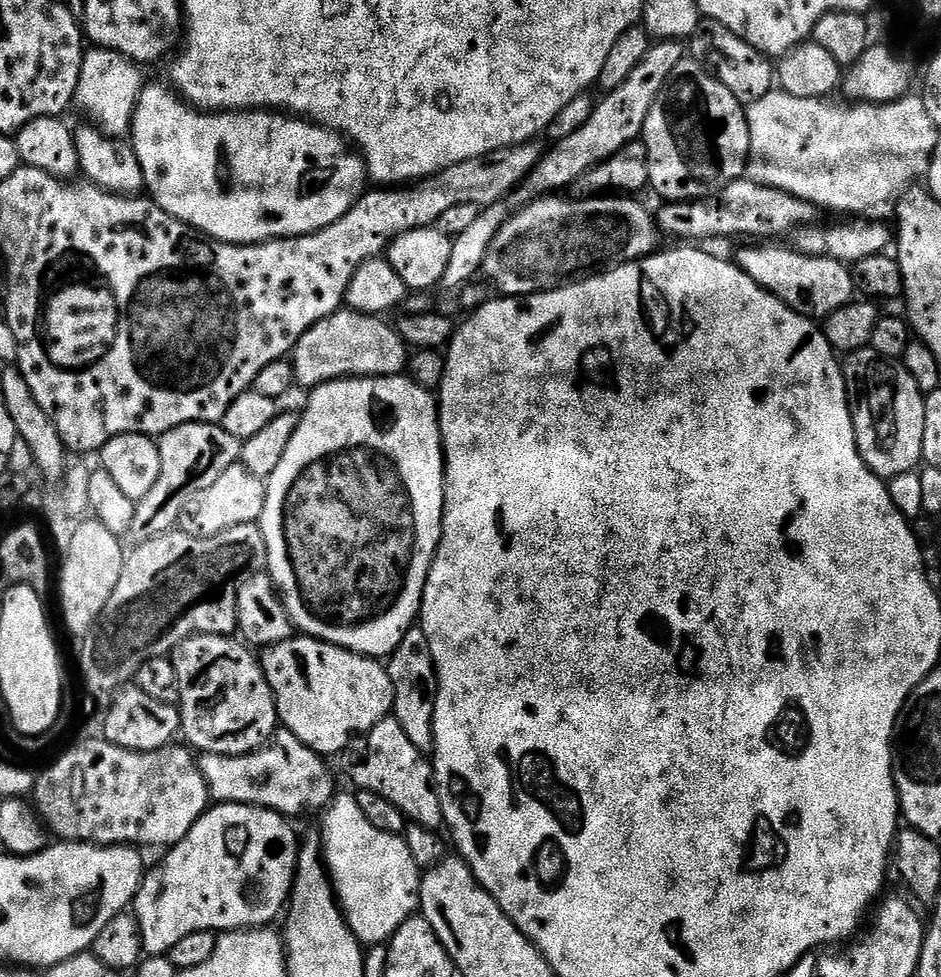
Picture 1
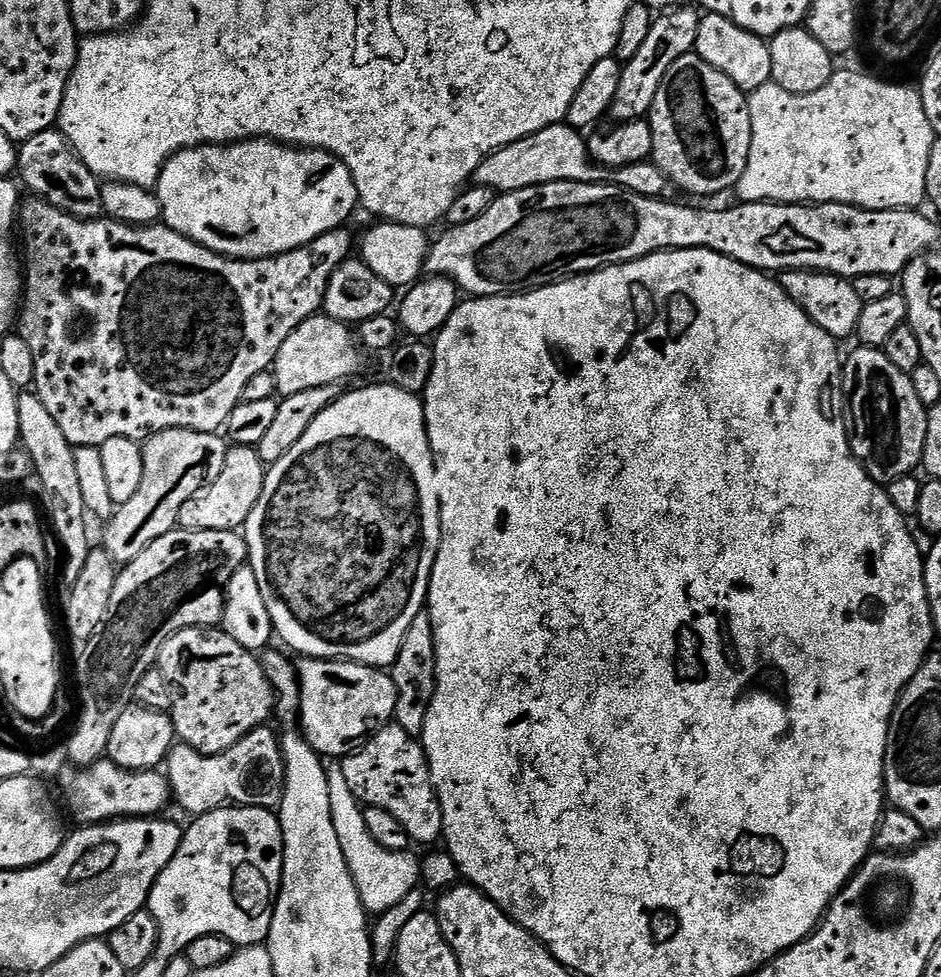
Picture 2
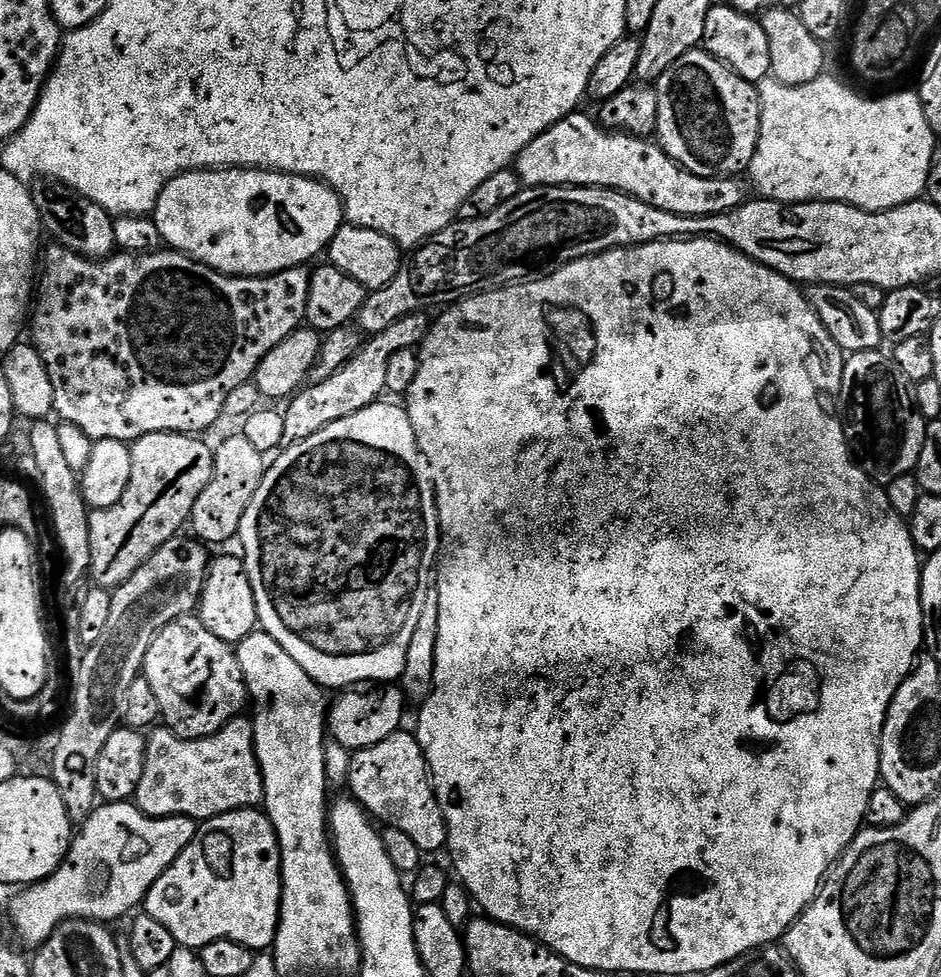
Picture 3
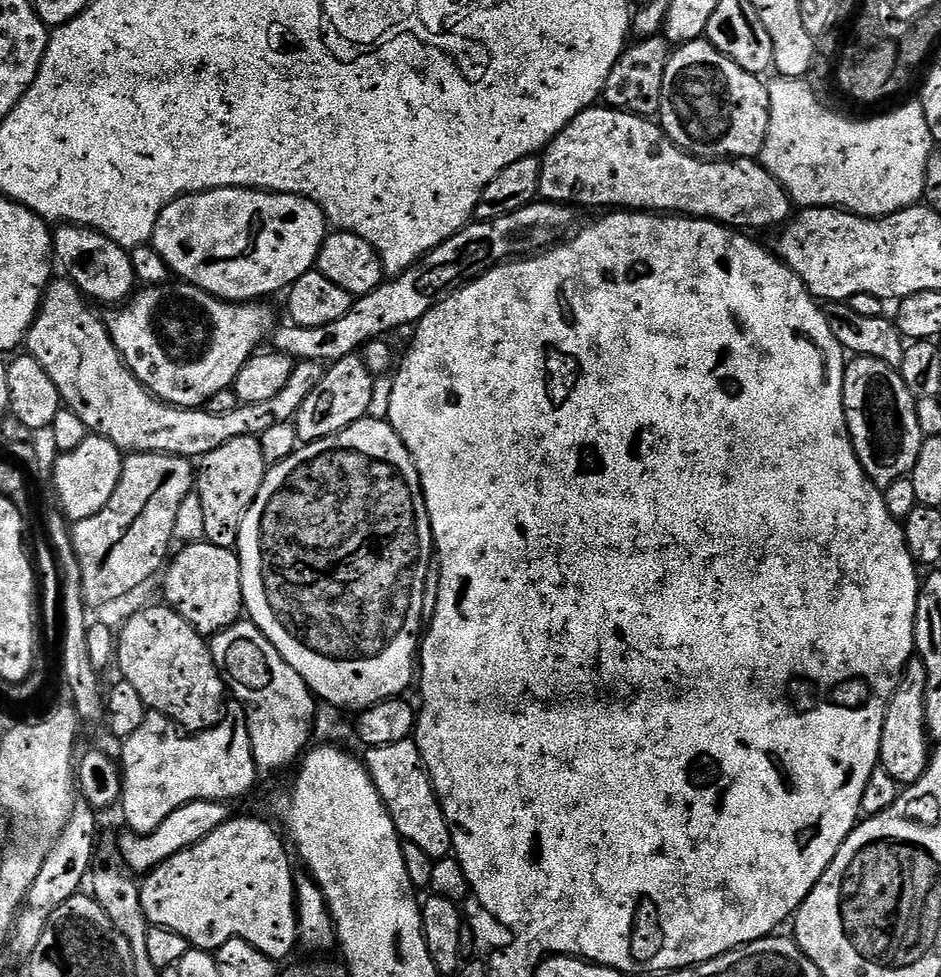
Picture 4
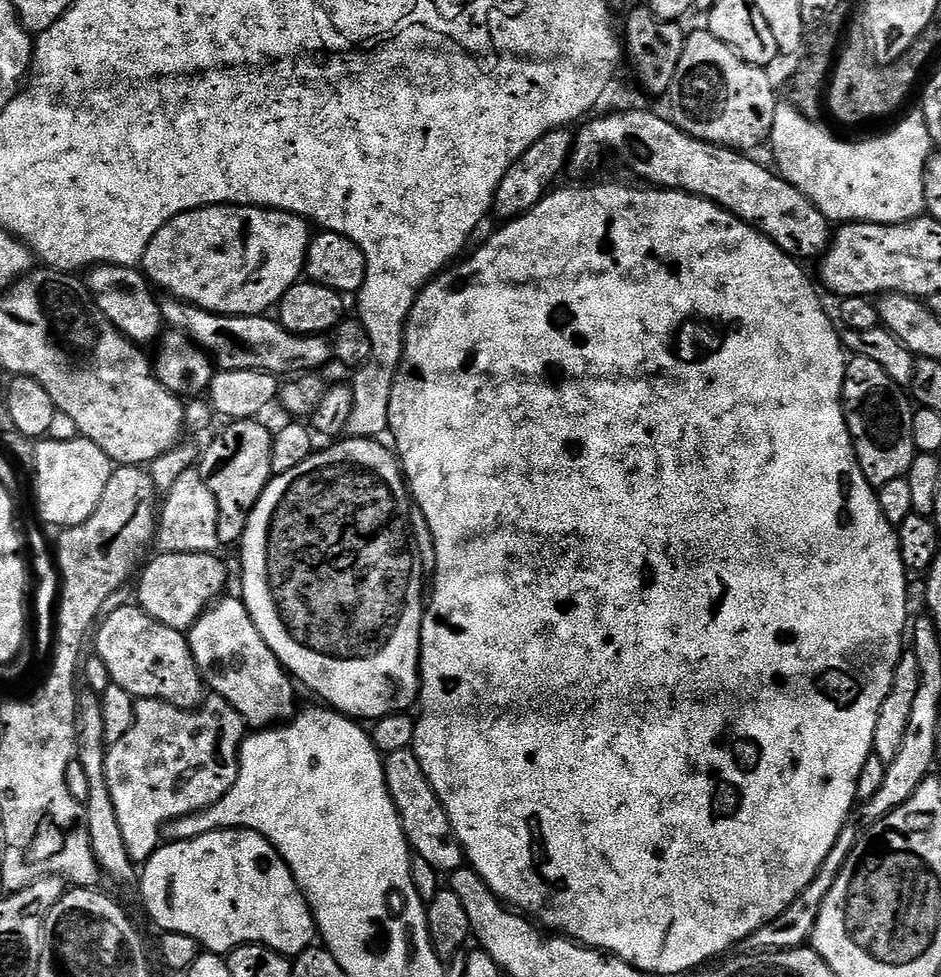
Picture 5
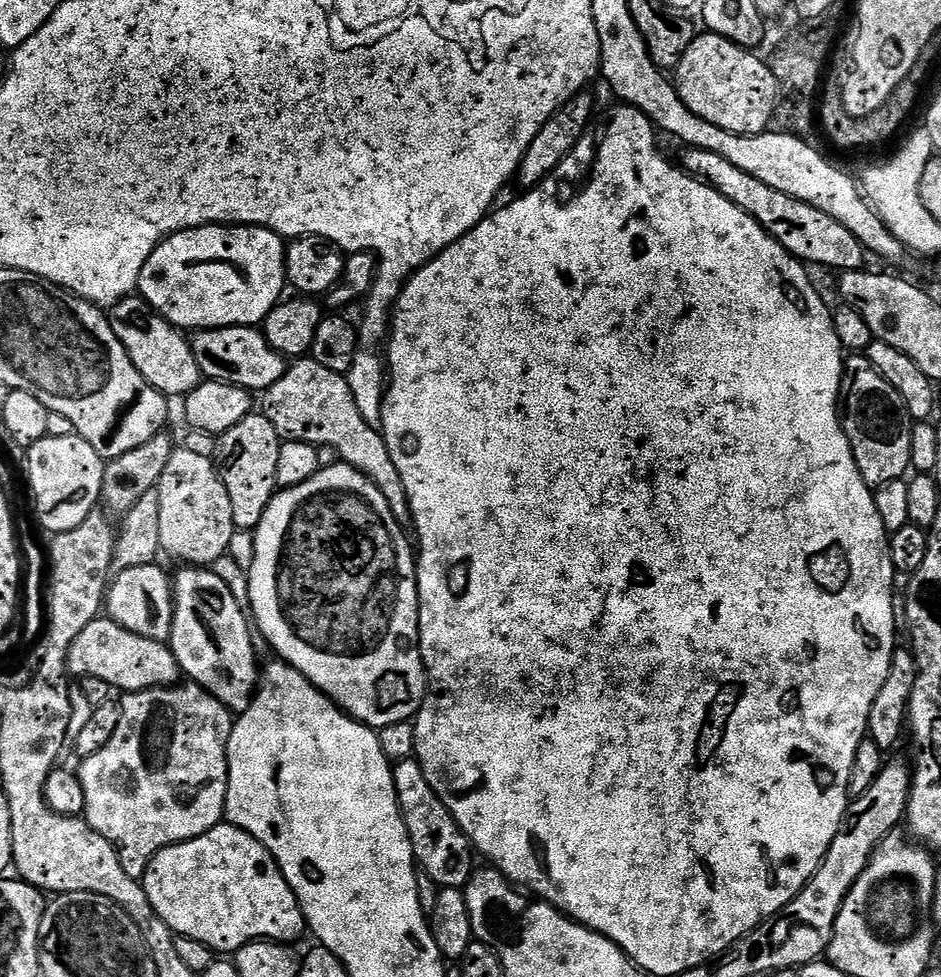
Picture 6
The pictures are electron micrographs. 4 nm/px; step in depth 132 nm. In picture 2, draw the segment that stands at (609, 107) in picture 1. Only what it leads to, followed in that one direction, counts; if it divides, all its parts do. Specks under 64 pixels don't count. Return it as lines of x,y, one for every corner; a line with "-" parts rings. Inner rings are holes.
685,6
668,10
653,19
650,34
646,34
646,42
642,42
638,54
634,54
634,58
623,65
622,82
618,82
618,94
610,113
613,121
638,120
651,113
654,98
662,86
662,78
666,78
666,70
670,70
670,66
678,62
678,58
689,55
696,47
701,13
693,8

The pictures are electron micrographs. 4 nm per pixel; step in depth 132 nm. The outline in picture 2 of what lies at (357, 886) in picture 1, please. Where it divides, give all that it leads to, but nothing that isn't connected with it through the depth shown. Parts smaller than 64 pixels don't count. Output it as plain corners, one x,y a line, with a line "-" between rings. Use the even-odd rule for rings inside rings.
339,766
328,768
328,785
330,786
330,814
334,818
334,830
338,833
338,842
342,842
342,854
346,854
346,862
350,866
350,874
360,891
360,900
365,912
379,914
390,910
410,890
421,883
420,860
412,857
411,851
395,852
386,850
386,846
378,846
370,830
366,830
366,818
356,795
346,783
346,774
342,774

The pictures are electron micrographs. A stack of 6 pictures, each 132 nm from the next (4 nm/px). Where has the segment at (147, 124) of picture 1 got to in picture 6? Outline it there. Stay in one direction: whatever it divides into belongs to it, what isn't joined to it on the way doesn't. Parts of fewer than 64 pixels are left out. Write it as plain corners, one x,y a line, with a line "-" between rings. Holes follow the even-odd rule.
254,224
187,228
166,237
146,258
138,292
158,315
181,330
260,326
285,295
285,251
285,237

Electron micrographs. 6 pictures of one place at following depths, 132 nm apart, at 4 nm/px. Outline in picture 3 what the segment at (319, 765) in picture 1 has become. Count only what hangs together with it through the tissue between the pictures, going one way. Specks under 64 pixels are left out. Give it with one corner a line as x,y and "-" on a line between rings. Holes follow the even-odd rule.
244,714
237,716
222,730
201,740
184,740
166,726
151,729
146,736
148,745
142,782
138,782
134,797
136,807
147,816
189,816
197,822
213,820
215,816
236,812
239,808
259,809
264,803
264,779
256,757
252,720
246,717

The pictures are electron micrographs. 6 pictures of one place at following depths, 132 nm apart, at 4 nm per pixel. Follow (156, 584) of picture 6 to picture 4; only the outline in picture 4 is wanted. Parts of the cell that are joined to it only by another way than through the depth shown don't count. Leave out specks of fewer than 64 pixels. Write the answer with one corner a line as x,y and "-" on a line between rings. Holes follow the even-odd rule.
207,542
185,543
180,549
177,556
175,553
171,557
163,573
163,603
186,618
186,622
190,622
190,626
205,638
214,637
222,630
241,623
245,611
239,555
231,548

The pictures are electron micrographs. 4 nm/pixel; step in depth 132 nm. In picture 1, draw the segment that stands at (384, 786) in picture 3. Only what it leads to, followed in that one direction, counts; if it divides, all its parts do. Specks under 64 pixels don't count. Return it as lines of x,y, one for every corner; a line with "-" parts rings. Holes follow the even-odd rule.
395,715
378,722
378,726
371,728
355,748
356,752
345,751
342,759
349,778
357,784
355,787
359,791
382,794
382,798
386,798
386,802
394,802
411,823
433,830
444,824
442,802
434,783
433,761
420,752
410,738
406,738
406,730
402,730

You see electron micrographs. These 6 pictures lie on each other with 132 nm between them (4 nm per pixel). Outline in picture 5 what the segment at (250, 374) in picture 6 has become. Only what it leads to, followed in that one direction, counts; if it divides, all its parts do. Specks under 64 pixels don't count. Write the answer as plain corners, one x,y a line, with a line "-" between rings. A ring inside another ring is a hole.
176,296
159,297
160,313
171,331
189,336
203,352
212,357
217,369
258,370
270,372
277,378
288,378
293,374
316,374
329,363
333,363
332,341
327,335
299,336
288,332
279,319
267,320
267,315
221,316
219,312
208,312
196,304
187,304

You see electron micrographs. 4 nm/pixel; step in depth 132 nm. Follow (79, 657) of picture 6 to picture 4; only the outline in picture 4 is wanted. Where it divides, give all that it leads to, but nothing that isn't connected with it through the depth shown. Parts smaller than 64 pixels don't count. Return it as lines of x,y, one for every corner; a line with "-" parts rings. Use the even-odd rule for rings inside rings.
159,607
134,613
118,632
115,663
118,668
120,664
119,675
138,690
151,711
161,712
189,733
205,732
220,723
225,711
224,677
216,668
209,641
173,608

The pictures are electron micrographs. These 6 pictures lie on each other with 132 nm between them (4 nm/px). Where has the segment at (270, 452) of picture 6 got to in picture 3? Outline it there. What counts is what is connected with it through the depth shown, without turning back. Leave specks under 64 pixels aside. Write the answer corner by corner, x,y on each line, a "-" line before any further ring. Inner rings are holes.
243,434
228,436
220,445
217,443
212,457
212,477
206,490
198,494
198,502
194,502
190,517
191,535
208,546
224,544
227,540
235,541
239,537
242,518
250,502
254,502
254,494
258,494
258,486
262,486
266,471
265,453
254,450
254,445

